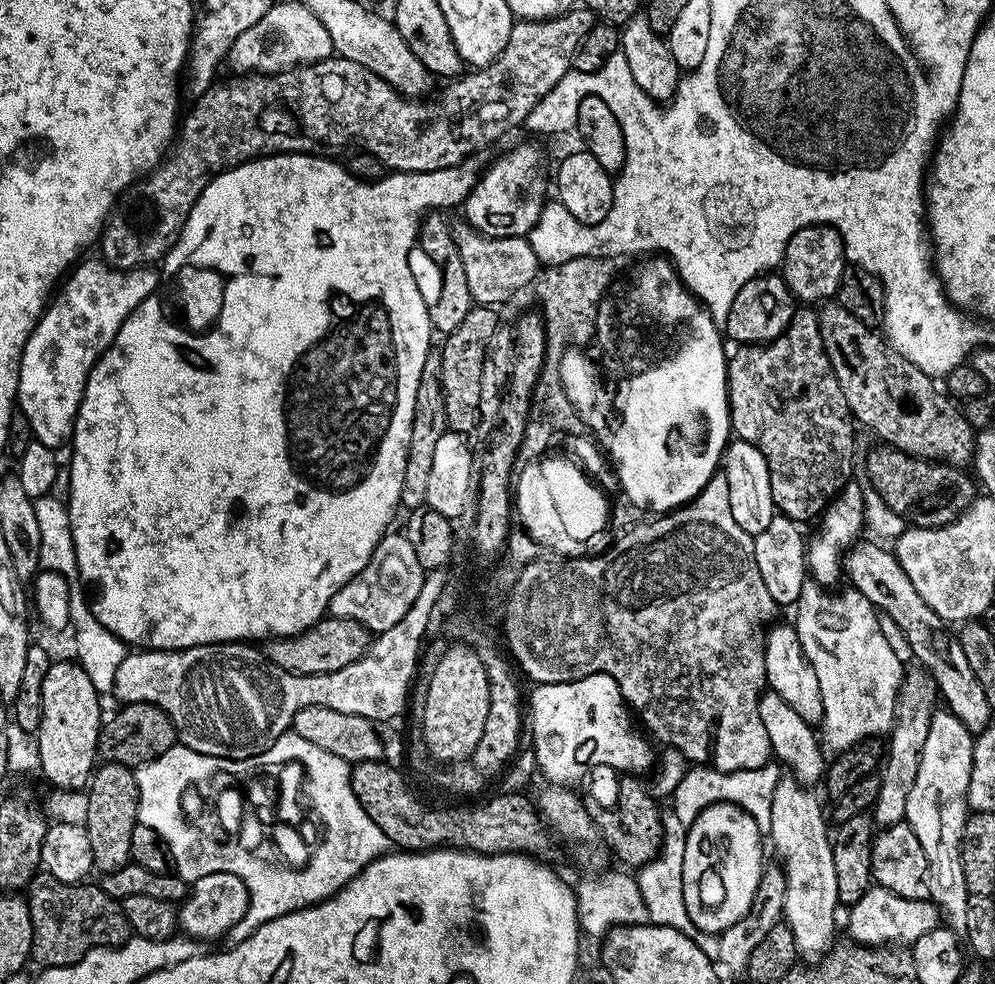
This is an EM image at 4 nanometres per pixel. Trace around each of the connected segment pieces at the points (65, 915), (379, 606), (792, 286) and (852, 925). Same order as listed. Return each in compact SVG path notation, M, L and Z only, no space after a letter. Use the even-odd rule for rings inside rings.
M37 874L26 889L26 899L34 926L32 960L44 968L78 962L90 948L99 947L98 936L116 944L123 943L126 938L128 920L121 901L110 899L95 883L58 882L53 876Z
M389 530L378 542L374 554L370 554L370 562L366 562L366 566L362 566L362 570L354 574L354 578L350 578L350 582L346 582L346 586L342 586L338 594L334 594L334 598L328 604L328 612L334 616L346 616L350 620L358 621L368 629L369 633L385 632L404 617L406 610L410 610L410 606L414 606L424 585L425 575L426 569L422 566L422 562L418 562L418 557L414 555L414 546L410 546L403 531Z
M811 224L798 230L786 246L782 264L785 269L788 267L788 289L801 305L816 306L831 301L846 267L844 240L840 237L840 231L830 224Z
M879 886L869 887L868 892L851 905L849 912L849 939L861 946L912 946L942 920L940 909L931 899L907 900Z

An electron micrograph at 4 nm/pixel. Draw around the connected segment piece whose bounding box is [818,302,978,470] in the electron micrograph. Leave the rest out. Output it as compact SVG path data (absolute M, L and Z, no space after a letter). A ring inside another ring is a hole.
M838 302L825 303L819 309L818 315L822 346L826 346L826 358L830 358L834 378L838 378L838 386L842 386L842 394L857 425L865 424L880 439L877 441L910 456L919 456L925 462L949 464L951 468L961 470L967 469L973 463L978 432L964 417L963 411L953 403L947 391L940 389L939 392L936 389L937 381L933 377L918 370L914 362L902 358L902 354L898 354L898 350L894 350L879 331L858 322L858 318L854 318L854 314L850 314L850 310L846 310Z

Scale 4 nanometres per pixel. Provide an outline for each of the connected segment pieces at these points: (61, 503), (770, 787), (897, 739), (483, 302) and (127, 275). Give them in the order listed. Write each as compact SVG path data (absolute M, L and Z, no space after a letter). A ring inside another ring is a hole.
M55 495L35 497L34 503L38 514L38 531L42 533L40 542L40 568L49 568L52 572L57 572L60 576L65 576L67 581L69 598L69 614L71 623L76 626L76 652L78 663L84 667L90 682L94 682L97 692L101 694L113 691L112 683L116 677L118 666L122 666L126 655L126 645L106 626L102 626L96 621L90 607L90 600L84 597L84 592L80 589L81 574L76 565L76 551L74 550L74 538L72 537L72 527L68 517L68 505L63 499L55 500Z
M774 762L754 770L732 772L718 771L711 766L694 766L687 769L685 776L674 790L672 809L680 822L688 827L696 821L698 814L710 805L734 804L750 814L760 832L766 834L772 829L773 796L780 779L782 779L781 767Z
M921 666L905 667L904 679L900 681L900 694L896 697L896 718L888 740L888 761L883 761L880 789L875 789L870 815L877 825L899 824L906 814L906 798L918 778L918 762L922 758L922 746L926 746L926 734L930 734L930 722L934 705L934 683L931 674Z
M467 221L452 224L452 237L458 246L459 258L465 267L466 282L469 283L473 301L483 307L495 307L539 277L541 263L534 254L527 237L507 236L506 239L484 236Z
M100 258L83 260L71 269L70 275L63 281L65 284L64 289L63 284L59 289L60 297L57 300L55 297L45 307L44 315L36 321L36 328L28 337L24 352L20 355L18 375L14 380L18 411L30 418L30 430L34 439L53 450L60 450L63 444L65 447L72 439L78 406L84 397L84 387L90 370L99 362L102 353L112 345L122 322L126 322L126 318L136 311L136 307L147 296L157 291L155 267L123 269L113 268Z

